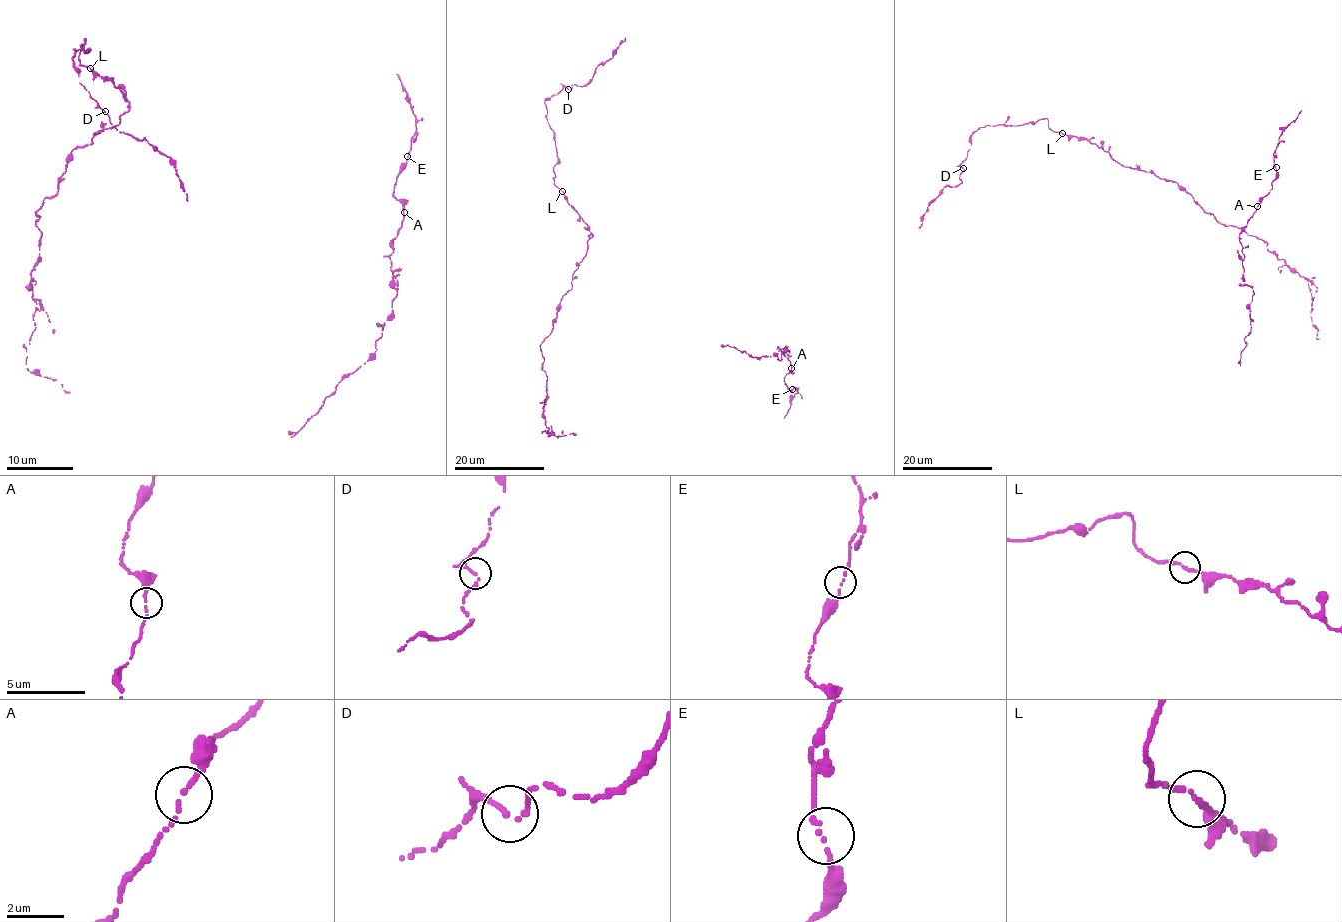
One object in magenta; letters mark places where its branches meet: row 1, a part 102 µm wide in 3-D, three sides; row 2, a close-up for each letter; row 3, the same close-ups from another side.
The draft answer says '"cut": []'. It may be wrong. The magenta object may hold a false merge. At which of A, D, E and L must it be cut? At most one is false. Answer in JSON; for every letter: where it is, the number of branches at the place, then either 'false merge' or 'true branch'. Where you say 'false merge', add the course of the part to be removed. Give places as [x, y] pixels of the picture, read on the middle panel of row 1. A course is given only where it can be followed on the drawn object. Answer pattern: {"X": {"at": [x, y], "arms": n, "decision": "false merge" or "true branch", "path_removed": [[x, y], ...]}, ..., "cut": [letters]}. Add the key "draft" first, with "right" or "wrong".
{"draft": "right", "A": {"at": [791, 368], "arms": 2, "decision": "true branch"}, "D": {"at": [568, 89], "arms": 2, "decision": "true branch"}, "E": {"at": [792, 389], "arms": 2, "decision": "true branch"}, "L": {"at": [562, 191], "arms": 2, "decision": "true branch"}, "cut": []}

